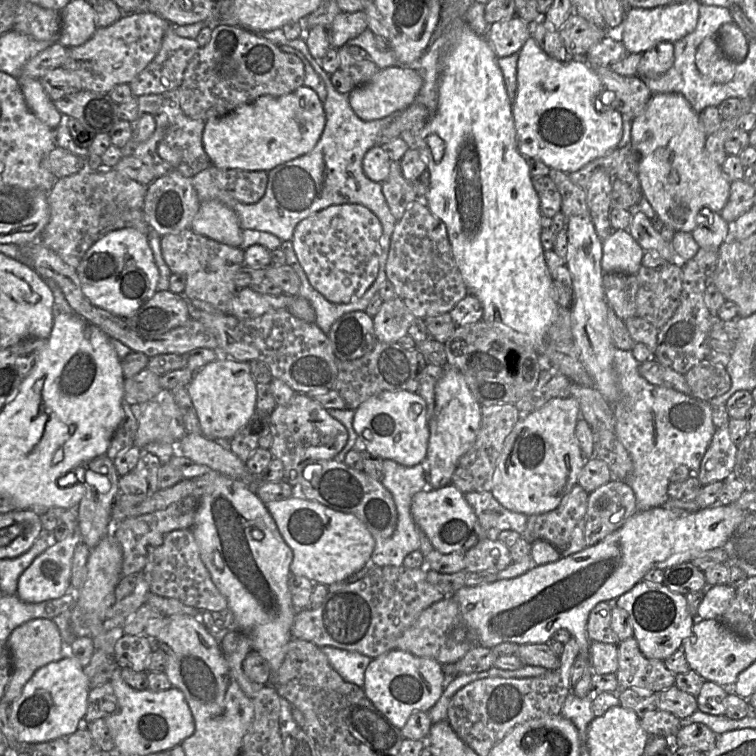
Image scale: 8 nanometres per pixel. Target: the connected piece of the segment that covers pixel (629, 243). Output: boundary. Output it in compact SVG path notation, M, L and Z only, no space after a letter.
M613 230L602 241L602 250L601 268L604 273L632 275L638 273L645 253L628 230Z

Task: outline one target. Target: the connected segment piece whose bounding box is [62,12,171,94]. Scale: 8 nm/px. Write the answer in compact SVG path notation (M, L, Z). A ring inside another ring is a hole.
M150 12L125 14L120 20L105 28L97 28L94 35L83 45L67 48L67 58L62 66L76 78L76 90L109 94L119 84L130 84L154 59L160 50L163 36L171 24Z

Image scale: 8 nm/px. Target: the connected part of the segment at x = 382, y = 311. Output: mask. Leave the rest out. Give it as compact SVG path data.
M399 297L384 301L373 317L374 331L379 342L397 343L408 334L415 316Z

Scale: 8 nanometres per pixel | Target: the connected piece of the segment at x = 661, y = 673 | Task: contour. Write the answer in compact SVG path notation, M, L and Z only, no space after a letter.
M634 636L618 645L616 677L620 689L645 688L660 692L675 684L675 674L666 668L664 661L645 657Z

